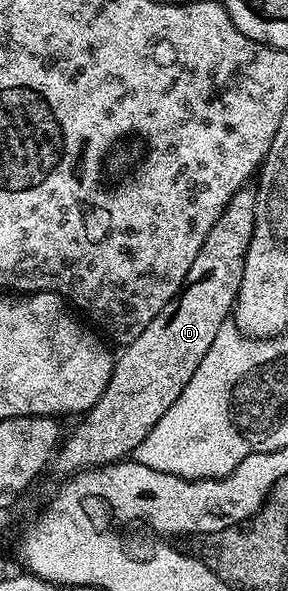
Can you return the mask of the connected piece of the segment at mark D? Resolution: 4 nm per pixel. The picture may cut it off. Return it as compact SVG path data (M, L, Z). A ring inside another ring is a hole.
M244 188L235 193L233 200L229 200L229 204L221 212L221 216L217 216L217 224L213 224L209 236L205 236L205 244L201 244L201 252L197 252L197 256L193 259L193 265L191 265L189 272L185 276L183 287L171 297L169 304L165 304L165 308L161 308L161 312L157 312L157 316L153 316L149 328L145 328L145 332L141 332L141 336L137 336L137 340L128 342L122 347L123 355L118 355L115 358L115 367L101 400L97 400L97 404L93 404L93 408L82 415L80 422L83 423L68 438L66 435L65 441L58 447L57 453L54 455L53 470L55 466L57 473L63 474L62 476L70 476L79 473L81 470L92 470L94 466L107 466L110 462L124 461L128 456L134 455L135 449L145 440L145 436L149 436L153 424L157 424L157 420L161 420L161 416L165 416L165 412L169 412L169 408L173 408L177 396L181 396L181 392L185 392L185 384L189 384L189 380L193 380L193 372L197 372L197 364L201 364L201 360L205 360L205 352L209 352L221 324L225 324L229 320L229 315L232 313L241 288L241 276L245 276L245 256L249 252L249 240L253 240L254 223L255 191L251 188Z

